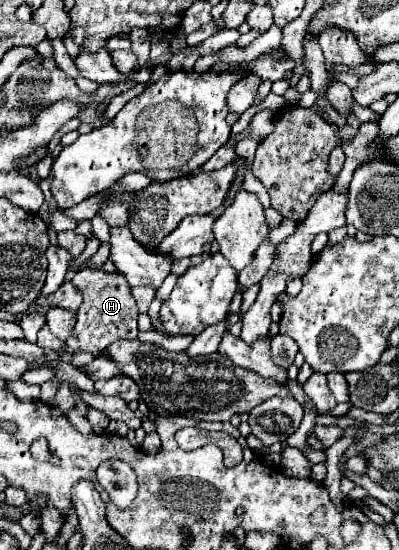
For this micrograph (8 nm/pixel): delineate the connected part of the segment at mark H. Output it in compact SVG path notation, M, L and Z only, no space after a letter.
M82 269L72 279L74 287L82 291L84 303L76 313L76 325L72 335L66 339L66 345L72 351L86 351L94 357L100 357L102 349L106 349L112 341L118 339L136 339L136 319L138 307L134 297L130 295L130 287L122 273L106 273L100 269Z

